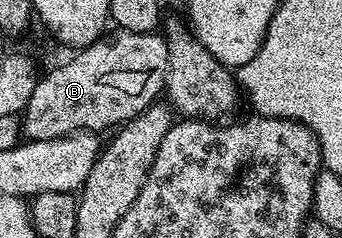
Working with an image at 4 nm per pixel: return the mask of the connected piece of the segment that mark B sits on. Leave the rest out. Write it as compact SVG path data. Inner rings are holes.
M111 29L96 43L76 50L72 55L75 55L72 59L65 60L60 67L53 68L48 75L40 78L33 89L33 97L29 97L27 108L21 112L22 134L28 140L49 141L71 135L74 131L101 133L105 127L118 128L156 102L167 82L167 40L155 31L133 33Z

